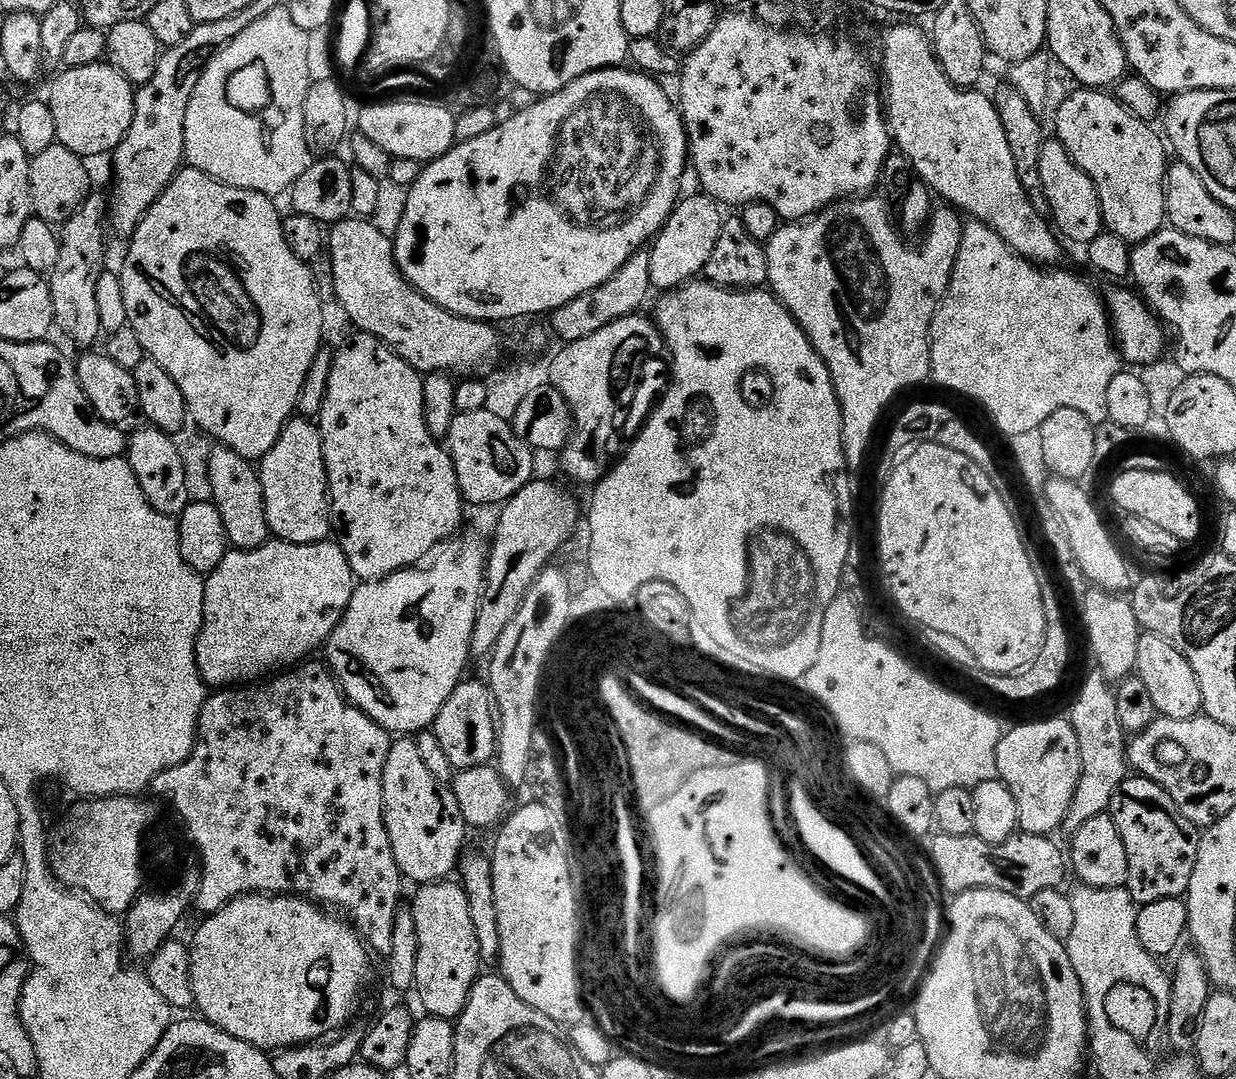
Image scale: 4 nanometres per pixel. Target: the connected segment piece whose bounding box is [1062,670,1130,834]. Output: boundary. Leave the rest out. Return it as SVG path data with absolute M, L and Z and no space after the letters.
M1092 670L1085 678L1072 704L1070 723L1078 738L1080 777L1062 825L1068 834L1077 832L1085 822L1090 822L1090 818L1098 818L1098 814L1108 812L1114 790L1118 790L1130 772L1126 733L1122 730L1122 722L1118 722L1116 694L1113 685L1099 670Z

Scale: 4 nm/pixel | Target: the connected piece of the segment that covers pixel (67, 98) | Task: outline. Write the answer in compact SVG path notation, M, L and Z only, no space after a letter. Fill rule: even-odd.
M107 62L61 71L52 84L52 113L58 143L74 154L91 158L115 153L136 113L134 86Z

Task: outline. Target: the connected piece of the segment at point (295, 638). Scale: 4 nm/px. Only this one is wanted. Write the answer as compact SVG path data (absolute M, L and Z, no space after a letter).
M272 538L261 548L229 550L216 569L207 573L204 581L204 621L196 639L200 677L209 689L224 690L299 665L308 658L303 656L327 645L330 634L339 626L344 611L350 606L353 587L350 562L346 562L346 554L342 554L340 545L335 542L291 544Z

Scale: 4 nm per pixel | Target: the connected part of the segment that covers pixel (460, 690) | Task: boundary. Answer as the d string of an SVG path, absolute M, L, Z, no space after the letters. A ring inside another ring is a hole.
M471 678L465 679L452 691L446 706L438 714L434 731L446 758L450 758L453 769L482 768L495 757L497 717L494 715L492 689L487 683Z

